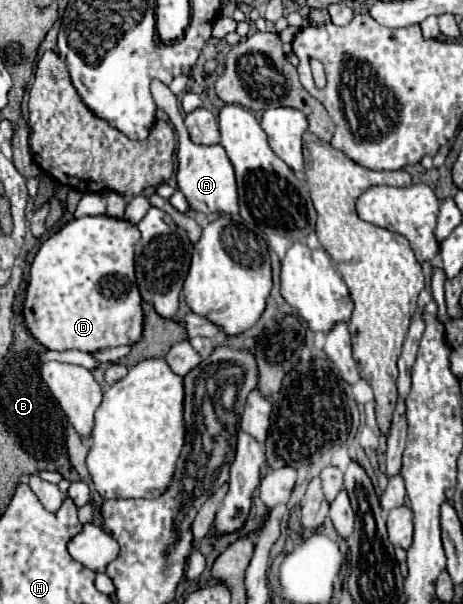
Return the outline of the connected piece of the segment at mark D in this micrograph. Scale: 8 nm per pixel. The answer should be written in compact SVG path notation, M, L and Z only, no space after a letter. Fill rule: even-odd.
M109 215L81 217L69 221L49 239L45 239L31 263L29 285L25 291L23 319L27 331L47 349L53 351L85 351L97 353L107 347L131 345L139 341L143 331L143 299L137 291L135 281L135 261L133 251L141 233L135 225L125 219L115 219Z

